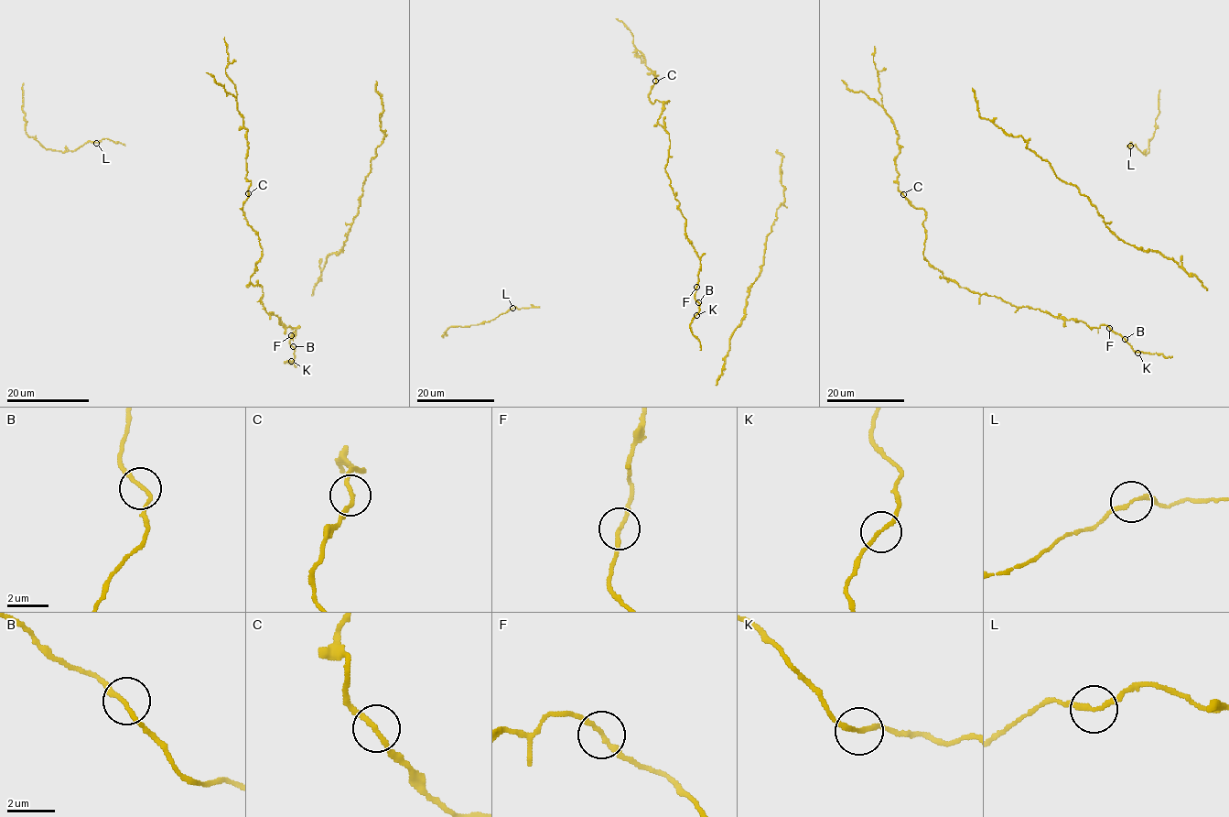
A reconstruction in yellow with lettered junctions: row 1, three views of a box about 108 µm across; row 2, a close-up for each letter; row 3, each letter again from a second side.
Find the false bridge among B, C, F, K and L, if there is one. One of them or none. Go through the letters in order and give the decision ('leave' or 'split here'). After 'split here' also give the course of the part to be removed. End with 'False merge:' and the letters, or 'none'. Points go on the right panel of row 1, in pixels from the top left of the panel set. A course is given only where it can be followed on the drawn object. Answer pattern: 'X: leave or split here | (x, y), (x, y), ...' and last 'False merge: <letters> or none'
B: leave
C: leave
F: leave
K: leave
L: leave
False merge: none

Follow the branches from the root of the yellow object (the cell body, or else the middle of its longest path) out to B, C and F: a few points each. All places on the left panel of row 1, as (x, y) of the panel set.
B: (290, 361), (294, 359), (293, 346)
C: (290, 361), (295, 329), (264, 309), (263, 288), (250, 282), (263, 248), (241, 208), (248, 194)
F: (290, 361), (294, 359), (294, 349), (289, 343), (291, 335)

